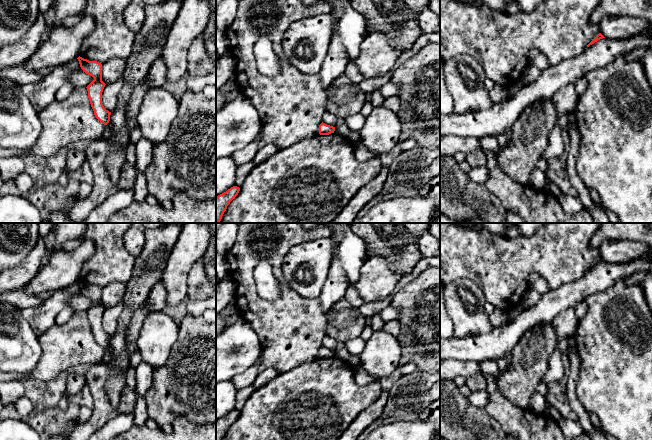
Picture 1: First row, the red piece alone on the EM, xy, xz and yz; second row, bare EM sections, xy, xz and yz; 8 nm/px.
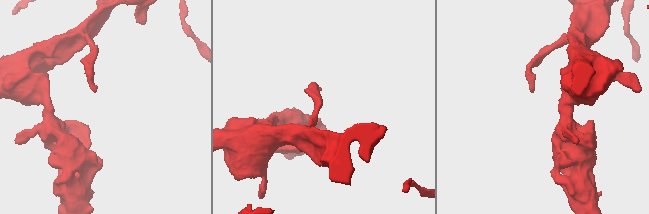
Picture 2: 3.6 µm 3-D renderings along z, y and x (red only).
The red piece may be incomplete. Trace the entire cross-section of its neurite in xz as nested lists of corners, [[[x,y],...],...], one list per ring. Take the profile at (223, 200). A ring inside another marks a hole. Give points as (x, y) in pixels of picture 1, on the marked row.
[[[233,186],[226,192],[216,196],[216,223],[220,223],[230,202],[238,195],[240,188]]]

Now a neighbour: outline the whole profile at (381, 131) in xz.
[[[383,105],[373,108],[360,130],[361,142],[378,157],[398,144],[400,135],[397,114]]]

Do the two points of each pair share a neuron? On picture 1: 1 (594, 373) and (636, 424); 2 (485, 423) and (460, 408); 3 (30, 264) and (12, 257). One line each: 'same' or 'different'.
1: same
2: same
3: different

